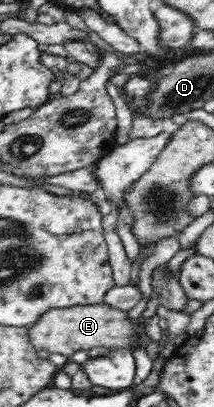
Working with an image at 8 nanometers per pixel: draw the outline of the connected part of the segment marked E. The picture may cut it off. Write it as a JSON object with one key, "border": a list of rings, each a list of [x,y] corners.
{"border":[[[94,305],[52,308],[43,312],[30,327],[26,327],[28,343],[37,351],[45,350],[49,354],[63,354],[71,358],[79,350],[91,350],[100,346],[107,348],[127,347],[132,349],[137,343],[137,325],[125,319],[126,313],[110,306]]]}

